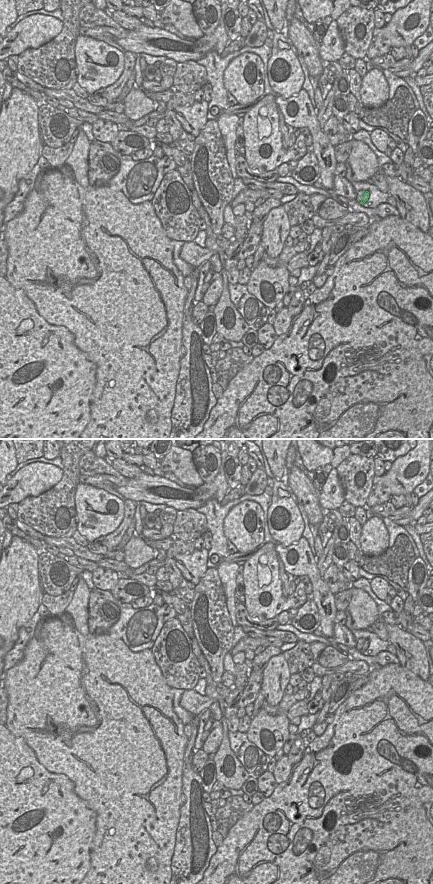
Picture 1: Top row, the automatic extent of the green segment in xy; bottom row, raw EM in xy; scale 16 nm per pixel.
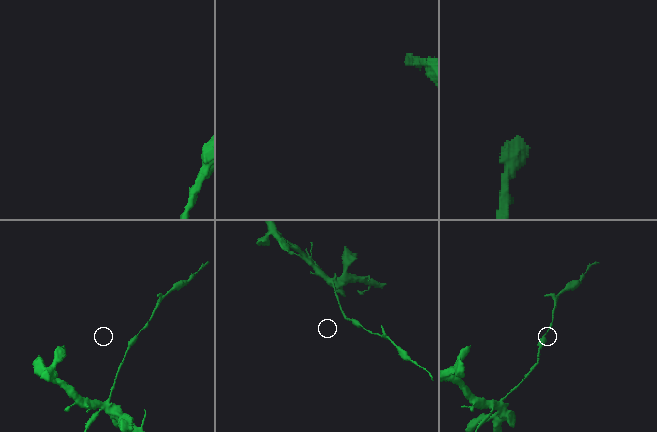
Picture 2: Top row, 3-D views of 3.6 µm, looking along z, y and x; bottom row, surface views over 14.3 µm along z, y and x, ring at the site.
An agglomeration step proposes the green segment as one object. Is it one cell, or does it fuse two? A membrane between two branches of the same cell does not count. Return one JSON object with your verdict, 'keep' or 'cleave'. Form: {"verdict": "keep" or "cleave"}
{"verdict": "keep"}

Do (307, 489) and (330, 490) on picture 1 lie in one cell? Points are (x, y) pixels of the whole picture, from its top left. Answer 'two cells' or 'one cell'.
two cells

